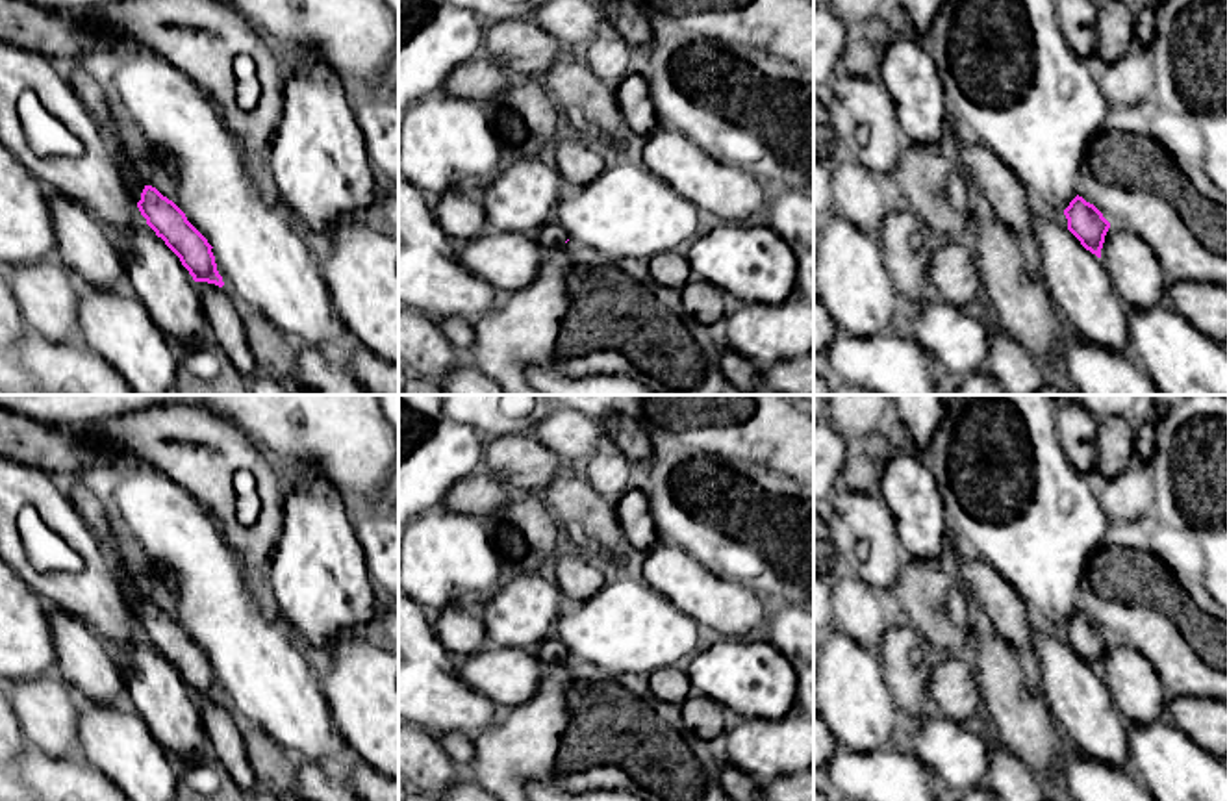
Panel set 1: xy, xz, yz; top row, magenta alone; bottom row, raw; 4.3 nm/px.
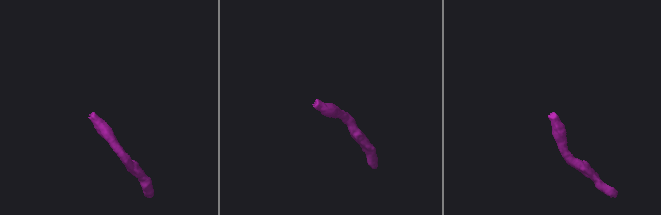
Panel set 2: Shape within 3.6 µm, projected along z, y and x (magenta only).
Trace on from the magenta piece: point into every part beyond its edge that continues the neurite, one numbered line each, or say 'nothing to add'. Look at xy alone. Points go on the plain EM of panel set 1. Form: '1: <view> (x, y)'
1: xy (136, 601)

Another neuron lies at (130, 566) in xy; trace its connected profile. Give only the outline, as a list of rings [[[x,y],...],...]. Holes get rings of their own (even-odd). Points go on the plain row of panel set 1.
[[[117,528],[111,549],[111,566],[119,584],[128,584],[139,597],[156,603],[169,616],[176,616],[176,599],[150,569],[137,540],[124,528]]]

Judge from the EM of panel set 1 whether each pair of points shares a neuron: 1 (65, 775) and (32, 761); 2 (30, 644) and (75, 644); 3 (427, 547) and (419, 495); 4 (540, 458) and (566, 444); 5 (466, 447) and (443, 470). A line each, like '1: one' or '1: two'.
1: one
2: two
3: two
4: two
5: one

